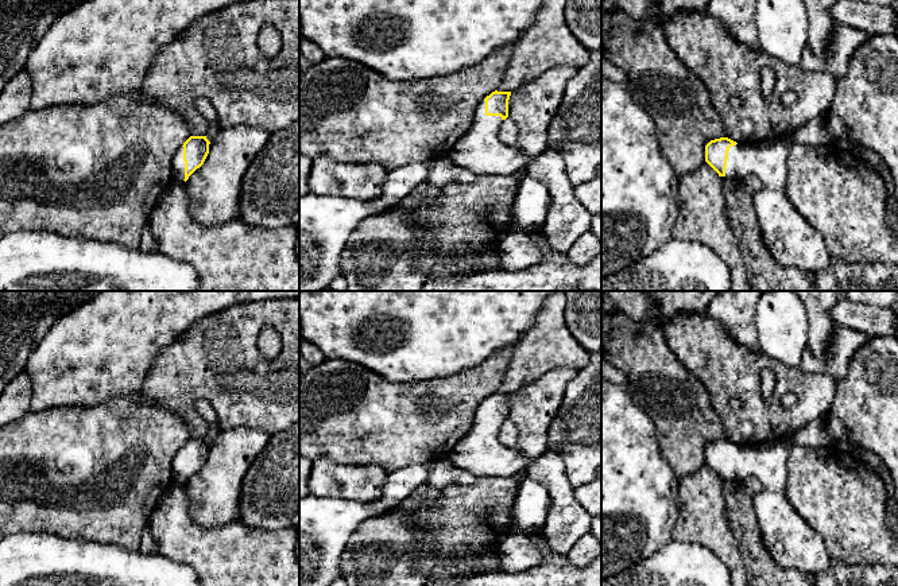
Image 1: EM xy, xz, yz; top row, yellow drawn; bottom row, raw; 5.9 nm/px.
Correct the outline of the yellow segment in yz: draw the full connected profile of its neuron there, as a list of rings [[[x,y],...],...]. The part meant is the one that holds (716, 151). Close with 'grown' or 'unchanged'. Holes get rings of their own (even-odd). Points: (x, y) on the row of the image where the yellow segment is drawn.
[[[728,137],[705,145],[705,162],[719,174],[738,181],[755,175],[760,189],[752,203],[763,242],[771,257],[808,275],[829,267],[824,237],[793,206],[785,191],[789,145],[785,139],[738,144]]] | grown

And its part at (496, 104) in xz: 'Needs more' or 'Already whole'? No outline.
Needs more

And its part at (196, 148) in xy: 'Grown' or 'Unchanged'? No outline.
Grown

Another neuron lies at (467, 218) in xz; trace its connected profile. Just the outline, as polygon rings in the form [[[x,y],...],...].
[[[477,175],[472,183],[448,185],[436,197],[411,209],[411,220],[430,232],[427,245],[446,261],[496,249],[503,234],[512,232],[511,207],[519,182],[514,175]]]

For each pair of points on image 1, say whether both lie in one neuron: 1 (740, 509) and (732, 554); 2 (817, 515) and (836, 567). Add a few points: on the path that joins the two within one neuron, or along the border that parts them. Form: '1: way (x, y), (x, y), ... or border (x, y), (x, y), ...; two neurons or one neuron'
1: border (724, 512), (743, 561), (743, 567), (747, 571); two neurons
2: border (831, 557), (864, 566); two neurons

